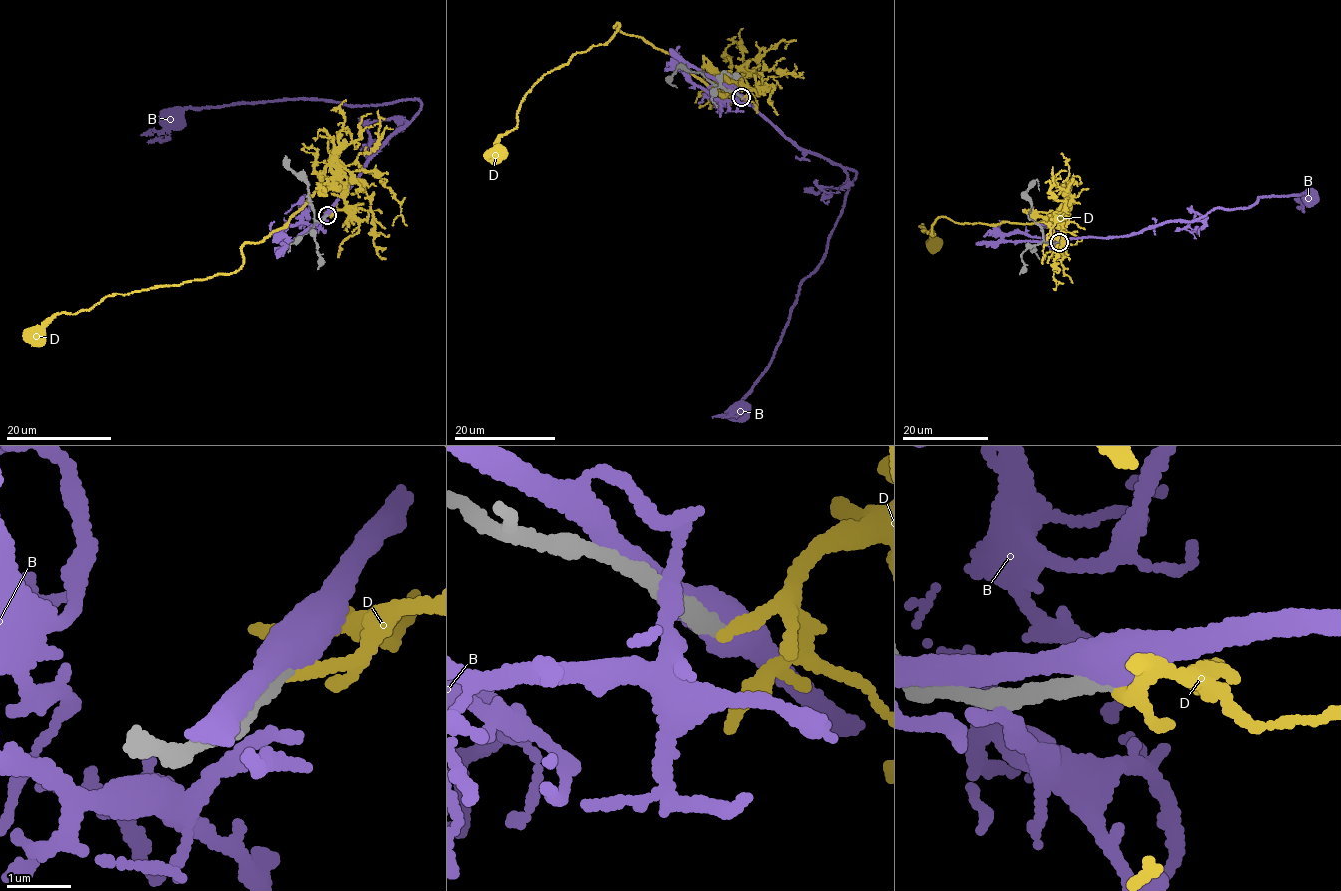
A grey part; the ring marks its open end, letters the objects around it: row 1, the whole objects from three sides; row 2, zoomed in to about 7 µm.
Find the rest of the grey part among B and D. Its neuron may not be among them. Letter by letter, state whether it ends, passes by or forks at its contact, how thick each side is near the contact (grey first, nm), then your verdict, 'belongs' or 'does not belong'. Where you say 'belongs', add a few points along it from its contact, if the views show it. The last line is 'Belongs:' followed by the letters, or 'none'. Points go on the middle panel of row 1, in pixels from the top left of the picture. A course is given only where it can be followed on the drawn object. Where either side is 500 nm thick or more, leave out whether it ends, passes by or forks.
B: it passes by | 380/400 nm | does not belong
D: it ends | 280/190 nm | does not belong
Belongs: none

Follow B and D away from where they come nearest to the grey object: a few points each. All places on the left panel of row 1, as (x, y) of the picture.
B: (324, 216), (388, 139), (417, 115), (419, 101), (355, 106), (306, 99), (242, 101), (187, 109), (177, 120)
D: (328, 214), (345, 189), (322, 179), (283, 226), (243, 244), (240, 267), (107, 296), (37, 335)

